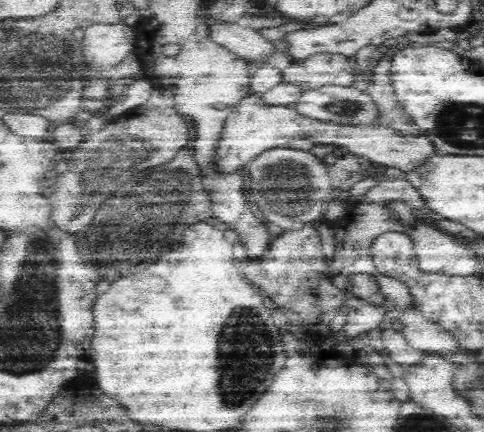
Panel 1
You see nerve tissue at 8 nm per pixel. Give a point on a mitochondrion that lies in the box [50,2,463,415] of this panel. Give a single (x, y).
(138, 226)

